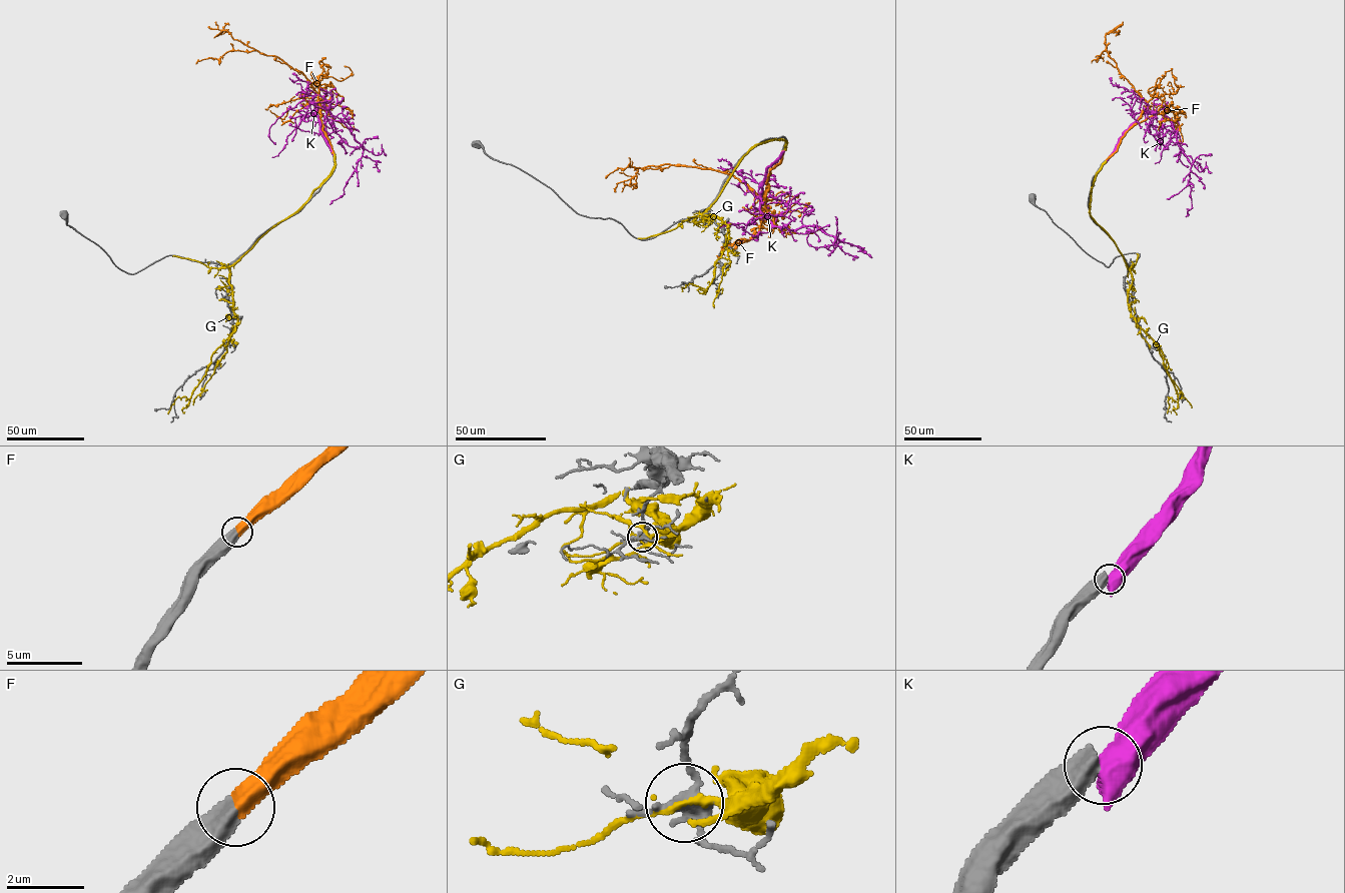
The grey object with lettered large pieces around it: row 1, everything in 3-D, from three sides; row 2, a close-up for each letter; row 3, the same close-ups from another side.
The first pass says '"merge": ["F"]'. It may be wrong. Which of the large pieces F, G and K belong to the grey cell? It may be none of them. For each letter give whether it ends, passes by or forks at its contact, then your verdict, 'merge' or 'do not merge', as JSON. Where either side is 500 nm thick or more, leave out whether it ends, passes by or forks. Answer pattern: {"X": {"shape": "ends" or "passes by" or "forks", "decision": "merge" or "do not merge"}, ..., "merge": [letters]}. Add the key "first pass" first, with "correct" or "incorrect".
{"first pass": "correct", "F": {"decision": "merge"}, "G": {"shape": "passes by", "decision": "do not merge"}, "K": {"decision": "do not merge"}, "merge": ["F"]}

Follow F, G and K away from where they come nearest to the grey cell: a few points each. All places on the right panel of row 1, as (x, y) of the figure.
F: (1106, 160), (1137, 121), (1147, 102), (1122, 75), (1105, 50), (1099, 56), (1103, 61)
G: (1132, 279), (1128, 308), (1159, 349), (1176, 390), (1177, 401), (1168, 397), (1168, 410), (1171, 412)
K: (1106, 160), (1124, 132), (1144, 112), (1162, 114), (1178, 132), (1178, 145), (1191, 164), (1192, 207), (1186, 216)

